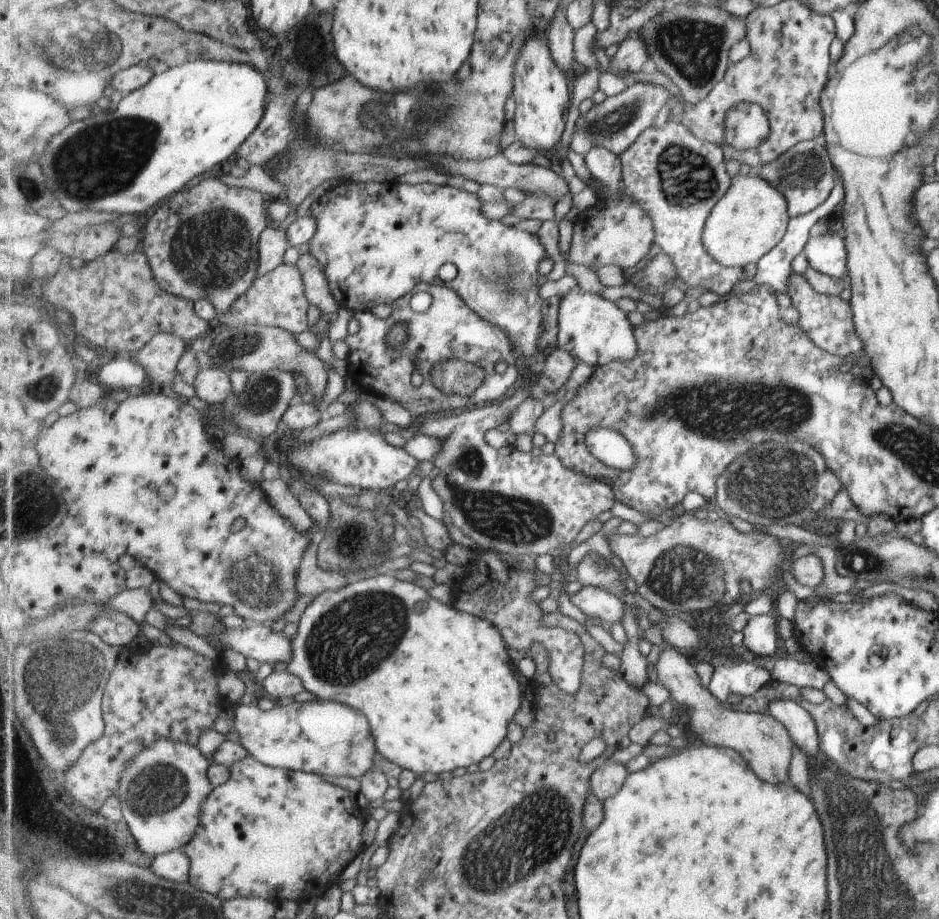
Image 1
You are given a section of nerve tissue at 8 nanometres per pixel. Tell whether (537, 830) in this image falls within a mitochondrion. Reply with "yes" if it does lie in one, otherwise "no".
yes

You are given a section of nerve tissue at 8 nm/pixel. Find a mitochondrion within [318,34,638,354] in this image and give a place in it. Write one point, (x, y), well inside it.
(398, 122)

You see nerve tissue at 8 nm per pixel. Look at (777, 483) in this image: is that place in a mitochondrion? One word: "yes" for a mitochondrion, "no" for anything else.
yes

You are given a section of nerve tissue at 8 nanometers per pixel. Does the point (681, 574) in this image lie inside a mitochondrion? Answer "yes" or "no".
yes

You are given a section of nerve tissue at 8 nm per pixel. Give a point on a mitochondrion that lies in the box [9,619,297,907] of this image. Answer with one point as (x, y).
(77, 678)

